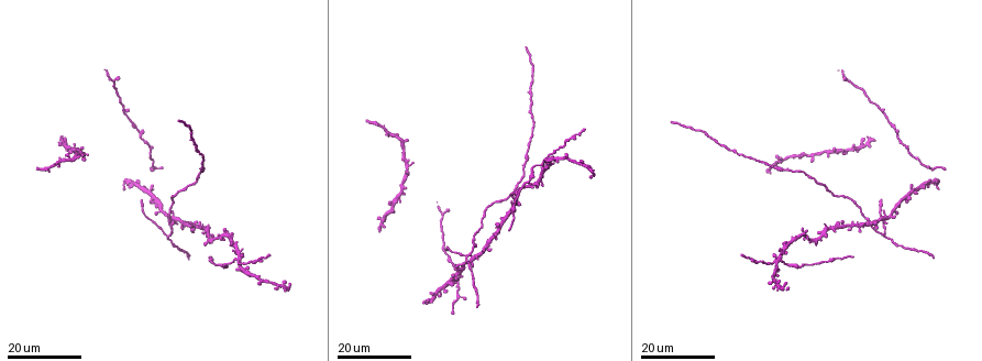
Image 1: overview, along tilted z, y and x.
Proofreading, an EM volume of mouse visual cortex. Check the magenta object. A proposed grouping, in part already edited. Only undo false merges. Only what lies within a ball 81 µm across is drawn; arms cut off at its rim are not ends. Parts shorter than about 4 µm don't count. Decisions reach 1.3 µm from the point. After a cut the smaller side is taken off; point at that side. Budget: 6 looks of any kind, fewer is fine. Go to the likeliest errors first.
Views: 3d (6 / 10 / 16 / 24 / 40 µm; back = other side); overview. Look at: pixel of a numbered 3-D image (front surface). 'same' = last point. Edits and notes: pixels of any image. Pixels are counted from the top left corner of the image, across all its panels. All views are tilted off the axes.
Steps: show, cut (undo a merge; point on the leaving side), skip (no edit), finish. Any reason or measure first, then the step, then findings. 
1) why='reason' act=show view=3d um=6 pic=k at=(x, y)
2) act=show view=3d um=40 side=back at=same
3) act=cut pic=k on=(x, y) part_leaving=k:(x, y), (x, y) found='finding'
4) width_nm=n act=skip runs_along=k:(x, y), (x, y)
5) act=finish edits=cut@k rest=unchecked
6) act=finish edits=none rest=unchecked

why='thin arm on a thick one' act=show view=3d um=16 pic=1 at=(776, 260)

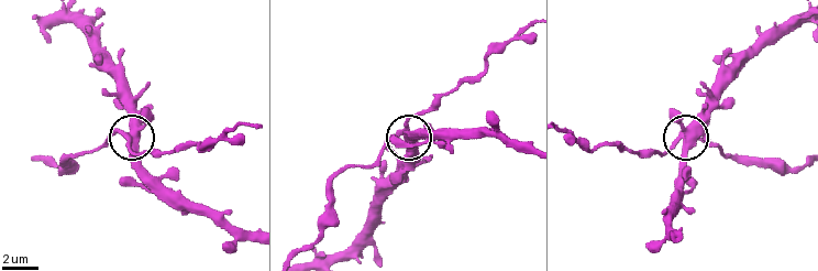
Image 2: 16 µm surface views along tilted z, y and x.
act=show view=3d um=6 pic=2 at=(681, 135)

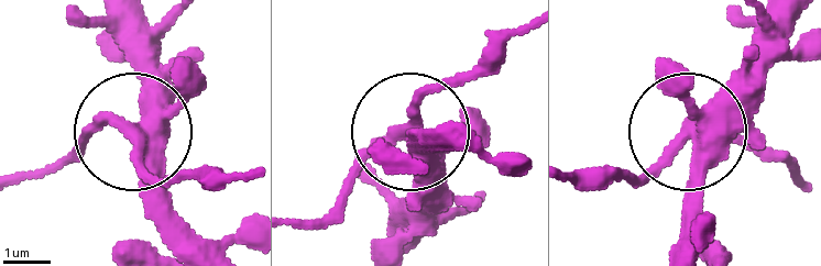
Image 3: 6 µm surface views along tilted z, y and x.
act=cut pic=3 on=(144, 183) part_leaving=3:(132, 126), (94, 131), (55, 170), (21, 175) found='a second neuron is stuck on'

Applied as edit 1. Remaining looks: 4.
why='branch point' act=show view=3d um=24 pic=1 at=(168, 237)

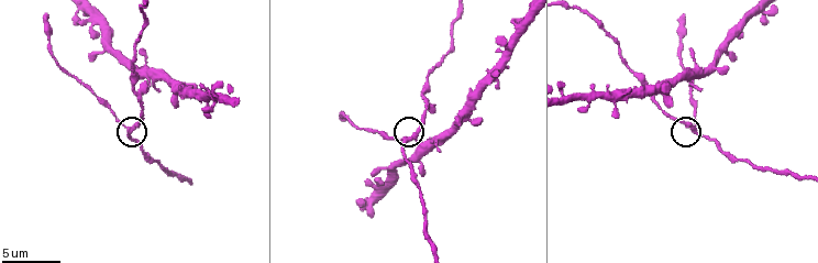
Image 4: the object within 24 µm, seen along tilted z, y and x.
why='zoom in' act=show view=3d um=10 pic=4 at=(129, 131)

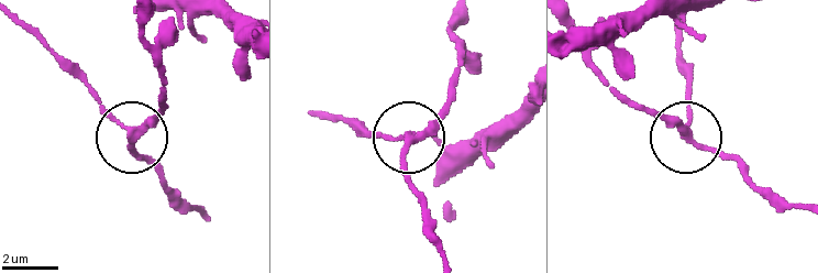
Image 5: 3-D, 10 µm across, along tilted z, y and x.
side_arm_um=14 act=skip runs_along=5:(505, 123), (521, 102), (461, 47), (431, 122), (362, 138) found='all the same neuron'

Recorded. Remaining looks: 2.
act=show view=3d um=10 pic=4 at=(138, 95)

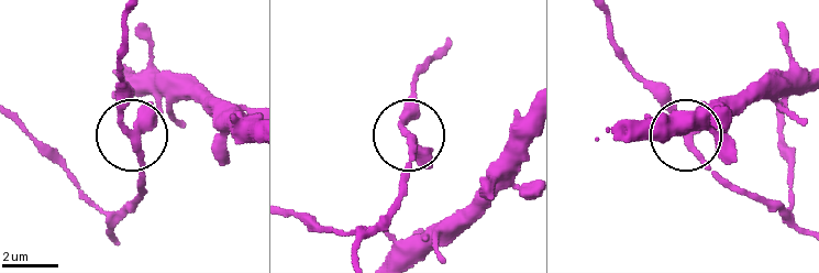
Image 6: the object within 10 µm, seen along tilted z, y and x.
arms=3 act=skip found='one neuron here'

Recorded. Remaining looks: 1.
act=finish edits=cut@3 rest=unchecked

